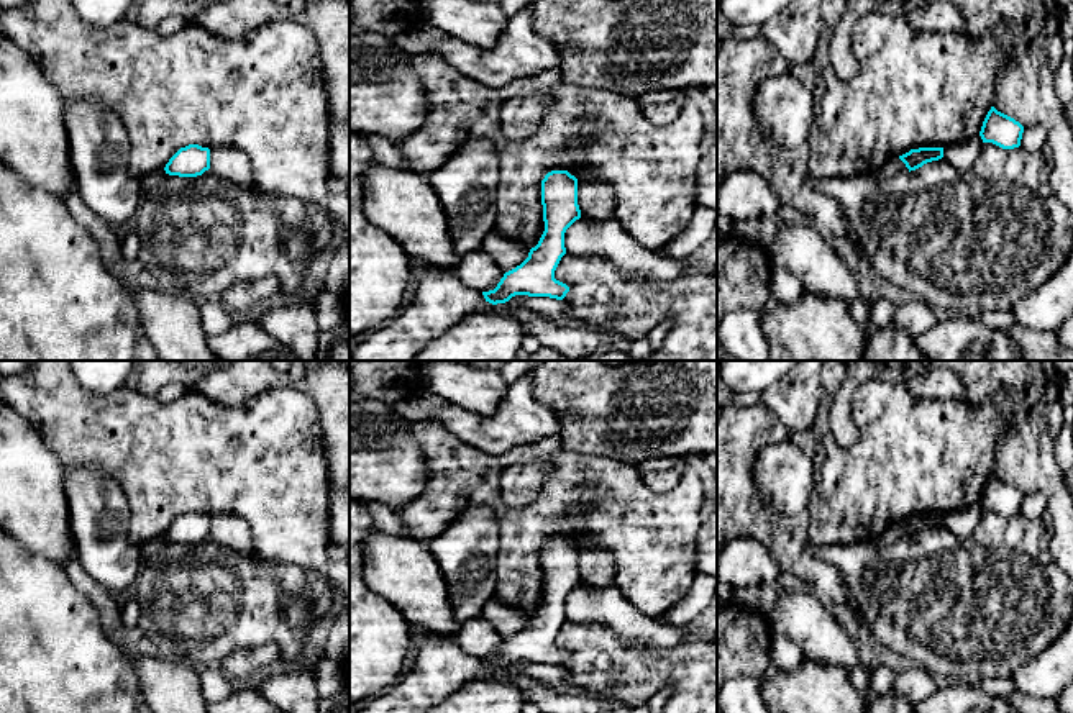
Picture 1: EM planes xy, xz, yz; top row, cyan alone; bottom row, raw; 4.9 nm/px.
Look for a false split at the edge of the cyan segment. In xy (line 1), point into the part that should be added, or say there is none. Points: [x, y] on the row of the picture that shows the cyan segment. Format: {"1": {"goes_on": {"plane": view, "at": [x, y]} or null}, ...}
{"1": {"goes_on": null}}

